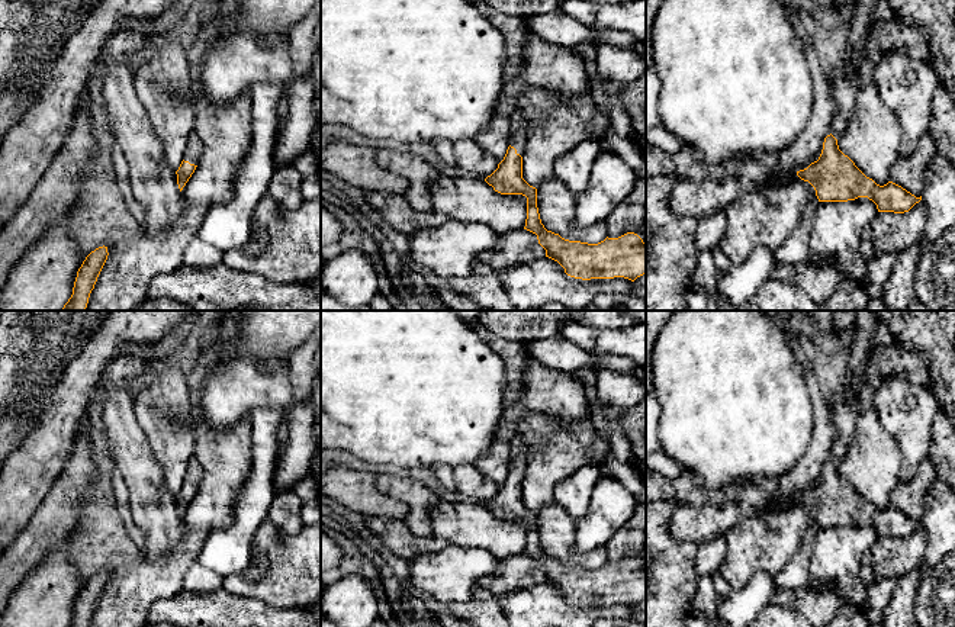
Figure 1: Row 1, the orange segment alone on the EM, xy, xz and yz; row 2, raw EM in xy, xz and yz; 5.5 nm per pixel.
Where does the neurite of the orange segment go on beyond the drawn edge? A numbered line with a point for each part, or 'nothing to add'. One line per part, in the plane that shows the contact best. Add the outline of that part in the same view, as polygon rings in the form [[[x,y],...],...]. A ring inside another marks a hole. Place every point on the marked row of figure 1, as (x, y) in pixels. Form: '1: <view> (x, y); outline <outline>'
1: xz (518, 132); outline [[[511,109],[509,116],[511,116],[511,147],[514,147],[517,149],[517,154],[522,157],[524,141],[527,135],[527,129],[524,128],[524,119],[521,118],[517,109]]]

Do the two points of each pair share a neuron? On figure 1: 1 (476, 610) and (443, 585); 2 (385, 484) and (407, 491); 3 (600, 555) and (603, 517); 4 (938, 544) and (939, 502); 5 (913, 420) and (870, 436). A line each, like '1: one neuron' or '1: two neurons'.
1: two neurons
2: one neuron
3: two neurons
4: one neuron
5: two neurons

